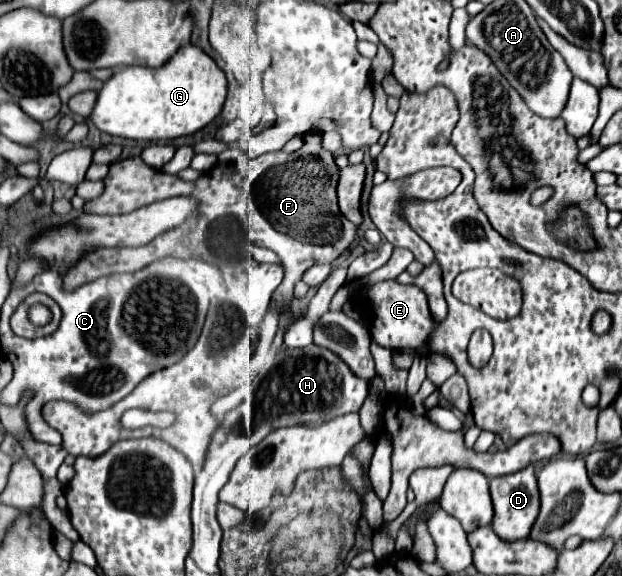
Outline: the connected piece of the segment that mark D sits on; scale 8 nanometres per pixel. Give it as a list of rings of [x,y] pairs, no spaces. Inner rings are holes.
[[[529,465],[517,473],[511,473],[507,477],[495,477],[491,479],[491,499],[495,507],[495,517],[493,517],[493,531],[501,539],[527,539],[531,533],[531,527],[539,515],[541,499],[539,499],[539,487],[537,487],[537,477],[535,477],[535,467]]]

